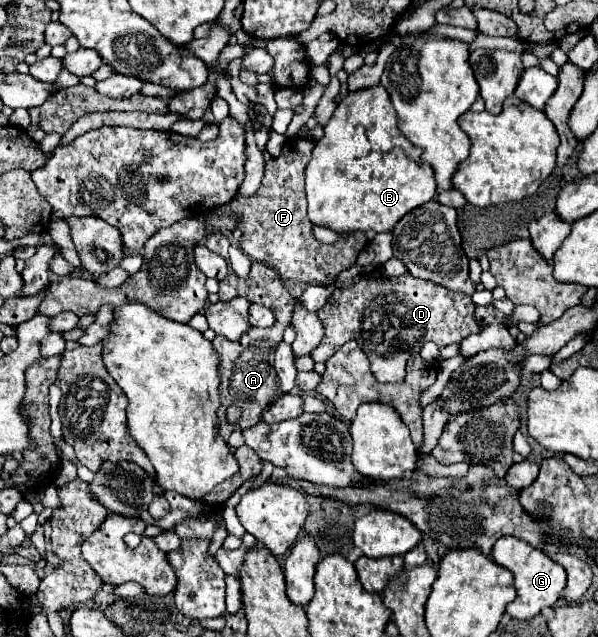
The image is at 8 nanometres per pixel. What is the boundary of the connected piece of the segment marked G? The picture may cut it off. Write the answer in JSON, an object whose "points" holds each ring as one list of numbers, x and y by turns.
{"points":[[505,536,499,538,495,542,495,562,505,566,507,570,513,572,515,576,515,588,517,588,517,598,507,606,507,612,517,618,517,620,531,620,533,616,537,616,545,606,553,606,563,590,565,590,565,570,553,562,543,550,537,550,533,546,529,546,527,542,513,538,513,536]]}

